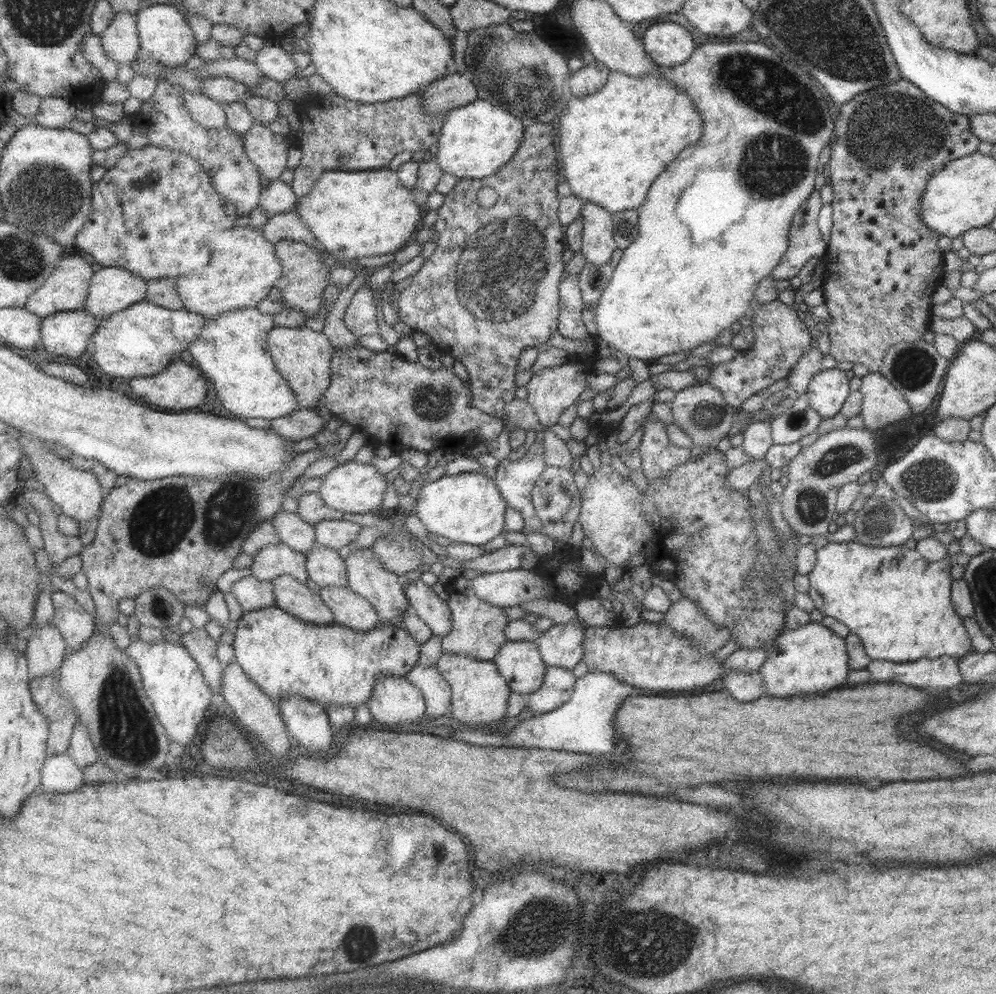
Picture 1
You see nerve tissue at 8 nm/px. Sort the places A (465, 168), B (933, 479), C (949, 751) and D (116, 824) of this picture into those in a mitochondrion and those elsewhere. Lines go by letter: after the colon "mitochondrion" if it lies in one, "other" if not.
A: other
B: mitochondrion
C: other
D: other

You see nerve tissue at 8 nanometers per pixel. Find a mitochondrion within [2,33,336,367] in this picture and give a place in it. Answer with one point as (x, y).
(44, 193)

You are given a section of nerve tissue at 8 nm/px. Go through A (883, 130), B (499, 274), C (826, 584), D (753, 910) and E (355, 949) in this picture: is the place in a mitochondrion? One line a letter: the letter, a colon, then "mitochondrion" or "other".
A: mitochondrion
B: mitochondrion
C: other
D: other
E: mitochondrion

